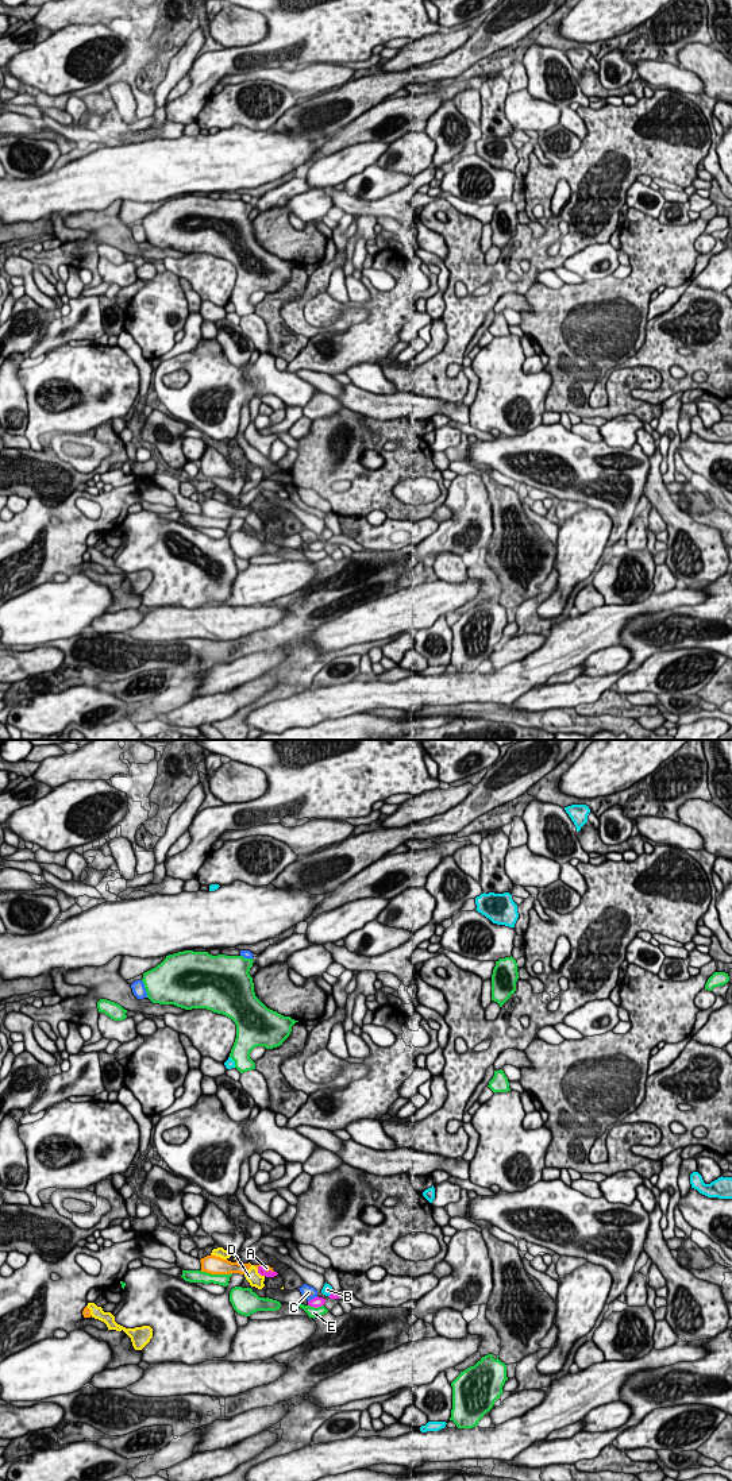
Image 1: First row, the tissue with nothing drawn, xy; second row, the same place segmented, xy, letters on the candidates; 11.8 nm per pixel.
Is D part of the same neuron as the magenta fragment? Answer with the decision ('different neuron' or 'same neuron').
different neuron

